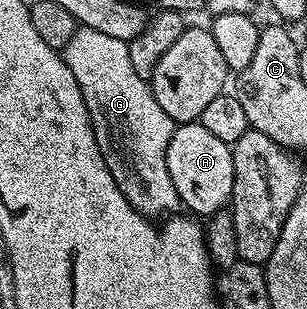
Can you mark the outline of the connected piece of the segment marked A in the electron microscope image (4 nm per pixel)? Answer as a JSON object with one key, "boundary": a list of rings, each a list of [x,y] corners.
{"boundary":[[[201,121],[183,122],[175,125],[172,140],[168,140],[168,176],[172,176],[172,184],[178,193],[179,203],[187,206],[189,213],[194,216],[209,216],[218,210],[227,209],[231,205],[230,197],[234,191],[234,169],[232,168],[231,143],[212,136]]]}

